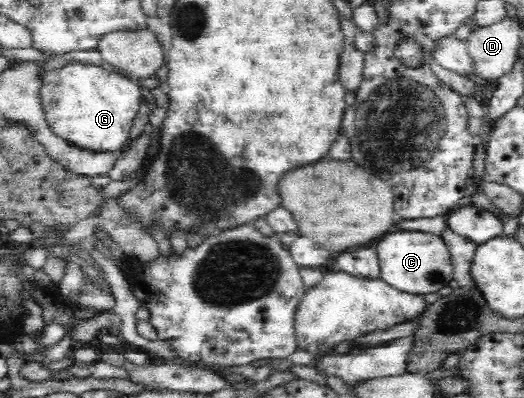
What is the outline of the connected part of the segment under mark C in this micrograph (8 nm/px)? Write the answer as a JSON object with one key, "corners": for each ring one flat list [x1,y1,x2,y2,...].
{"corners":[[418,231,386,234,376,246,381,278,401,292,418,295,438,293,453,279,453,266,447,244,441,236]]}

